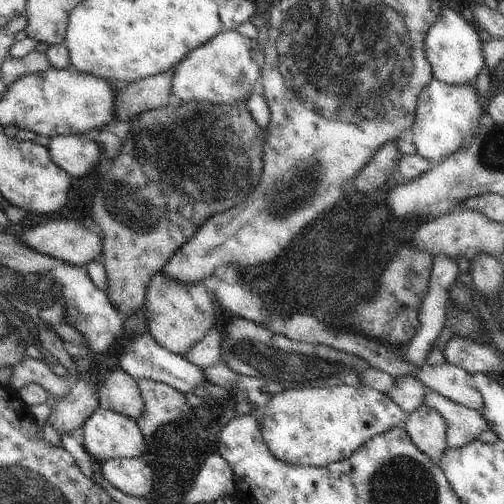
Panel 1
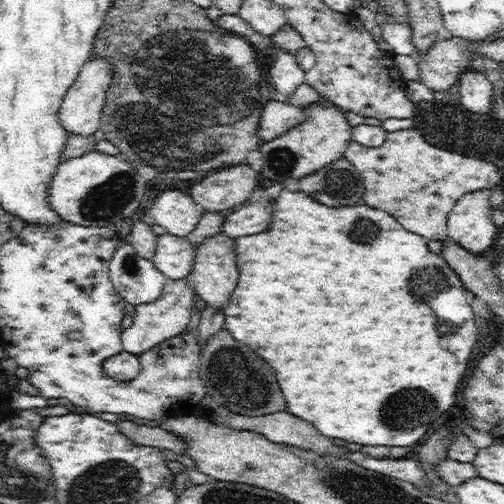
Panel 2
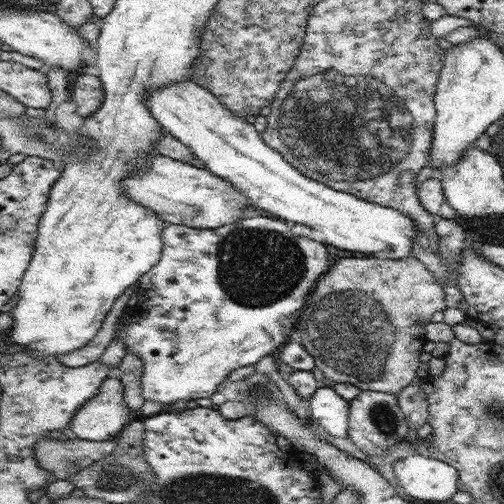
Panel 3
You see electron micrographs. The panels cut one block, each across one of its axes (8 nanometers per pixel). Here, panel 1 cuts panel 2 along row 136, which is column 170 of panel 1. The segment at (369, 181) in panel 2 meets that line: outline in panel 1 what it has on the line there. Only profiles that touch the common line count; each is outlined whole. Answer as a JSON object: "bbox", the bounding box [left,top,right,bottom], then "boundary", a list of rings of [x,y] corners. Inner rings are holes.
{"bbox":[135,380,193,440],"boundary":[[[137,380],[137,386],[145,404],[135,422],[145,440],[153,436],[153,432],[157,432],[159,426],[189,416],[193,410],[185,402],[183,394],[171,390],[169,384],[155,382],[155,380]]]}

